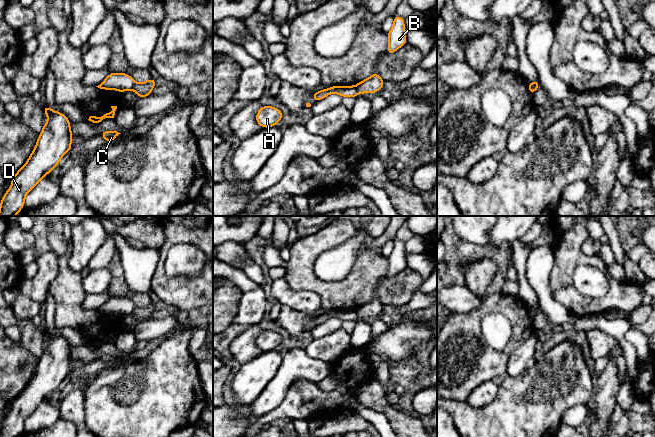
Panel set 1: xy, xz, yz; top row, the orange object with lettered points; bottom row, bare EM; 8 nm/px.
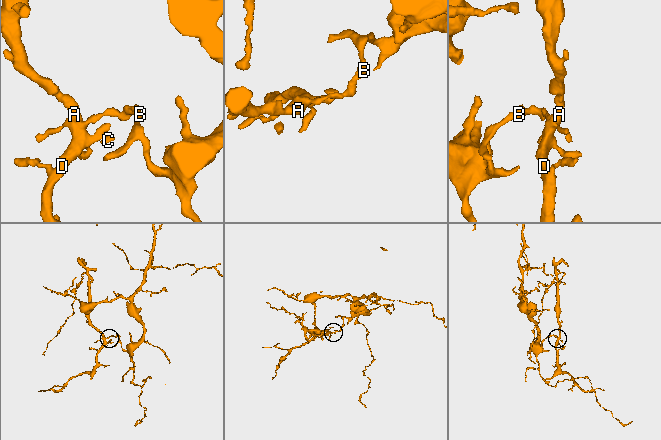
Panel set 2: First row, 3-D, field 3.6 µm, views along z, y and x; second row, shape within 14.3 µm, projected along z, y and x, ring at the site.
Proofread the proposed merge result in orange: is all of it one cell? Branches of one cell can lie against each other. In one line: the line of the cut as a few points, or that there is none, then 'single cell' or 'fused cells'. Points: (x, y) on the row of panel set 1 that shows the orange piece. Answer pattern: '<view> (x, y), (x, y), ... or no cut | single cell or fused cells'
xz (354, 86), (358, 92) | fused cells

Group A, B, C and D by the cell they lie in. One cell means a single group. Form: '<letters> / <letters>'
A C D / B

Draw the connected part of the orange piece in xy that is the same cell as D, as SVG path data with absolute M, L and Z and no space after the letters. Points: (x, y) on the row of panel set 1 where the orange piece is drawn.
M47 105L42 111L48 114L48 123L43 124L36 147L26 164L11 178L11 187L0 203L0 216L15 216L23 209L27 193L58 166L66 152L72 150L72 133L68 118Z

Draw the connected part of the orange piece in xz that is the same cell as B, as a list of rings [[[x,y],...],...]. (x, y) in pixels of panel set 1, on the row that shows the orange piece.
[[[393,16],[394,24],[388,32],[388,50],[387,54],[394,53],[397,49],[407,43],[406,32],[404,27],[405,18]]]

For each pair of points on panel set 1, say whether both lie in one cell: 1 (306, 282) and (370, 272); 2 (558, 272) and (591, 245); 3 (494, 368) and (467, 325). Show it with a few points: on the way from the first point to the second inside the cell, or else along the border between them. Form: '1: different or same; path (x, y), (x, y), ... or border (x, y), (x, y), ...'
1: same; path (322, 287), (354, 288)
2: different; border (589, 236), (582, 244), (582, 251), (591, 256)
3: same; path (485, 357), (485, 344), (478, 335)

